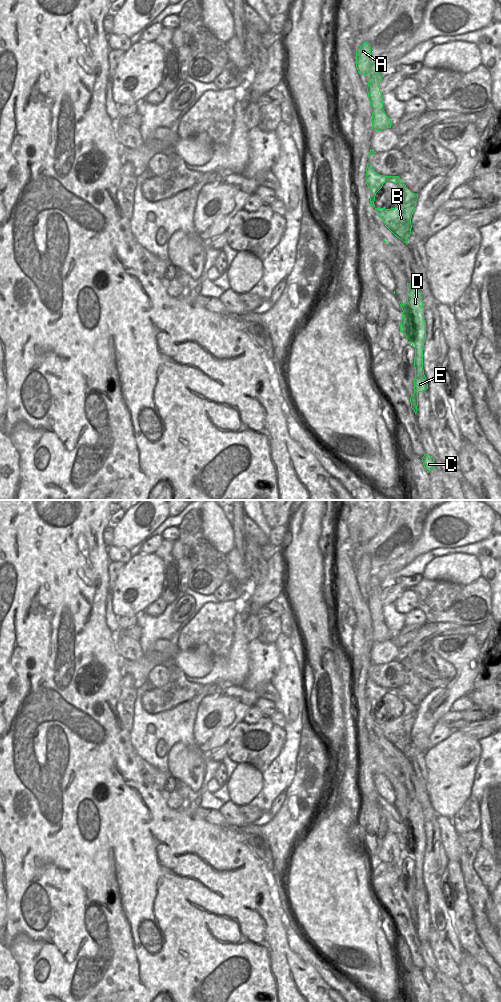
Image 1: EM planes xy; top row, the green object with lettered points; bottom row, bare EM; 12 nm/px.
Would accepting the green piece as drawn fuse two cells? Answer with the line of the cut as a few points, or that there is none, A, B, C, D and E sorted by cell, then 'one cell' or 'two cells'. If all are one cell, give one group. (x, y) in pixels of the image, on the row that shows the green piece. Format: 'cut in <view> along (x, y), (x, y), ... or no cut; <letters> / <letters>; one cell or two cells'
cut in xy along (423, 314), (409, 321), (407, 331), (419, 332), (412, 344); A B C D / E; two cells

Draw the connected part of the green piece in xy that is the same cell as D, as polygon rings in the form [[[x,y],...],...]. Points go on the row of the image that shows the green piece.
[[[407,282],[407,302],[403,304],[399,301],[399,304],[403,310],[400,332],[406,336],[407,344],[413,344],[413,340],[419,337],[420,331],[408,333],[407,330],[411,329],[409,321],[416,320],[417,316],[424,315],[422,296],[419,290]]]

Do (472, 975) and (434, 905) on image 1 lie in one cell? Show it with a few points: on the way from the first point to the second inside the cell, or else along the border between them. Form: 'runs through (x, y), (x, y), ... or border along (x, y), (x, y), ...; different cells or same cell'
border along (463, 951), (458, 965); different cells

